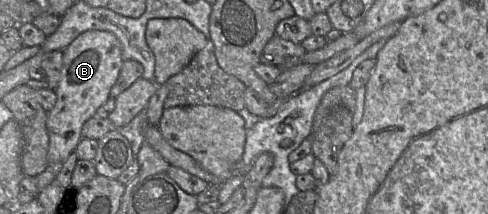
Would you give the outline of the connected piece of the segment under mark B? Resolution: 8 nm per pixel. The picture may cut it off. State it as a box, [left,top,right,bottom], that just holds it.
[46,31,123,172]

